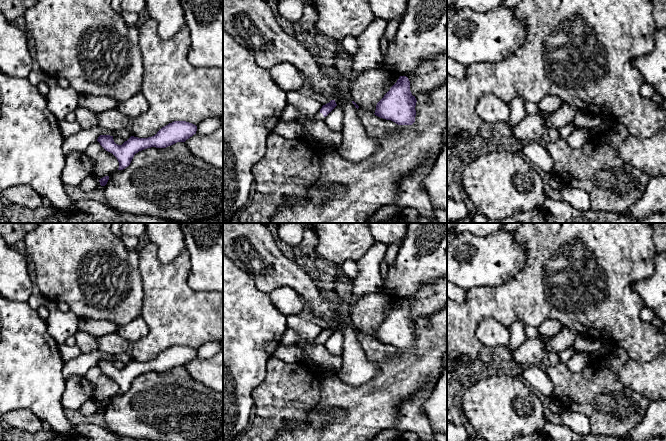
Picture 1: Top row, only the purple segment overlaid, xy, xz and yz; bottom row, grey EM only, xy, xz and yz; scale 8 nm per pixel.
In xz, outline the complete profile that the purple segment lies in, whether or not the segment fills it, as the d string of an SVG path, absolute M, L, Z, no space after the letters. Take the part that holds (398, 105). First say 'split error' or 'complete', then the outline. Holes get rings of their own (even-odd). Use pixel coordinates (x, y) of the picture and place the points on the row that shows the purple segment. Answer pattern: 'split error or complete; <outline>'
complete; M400 76L384 97L377 103L375 115L398 125L412 125L416 116L416 98L410 91L410 81Z

